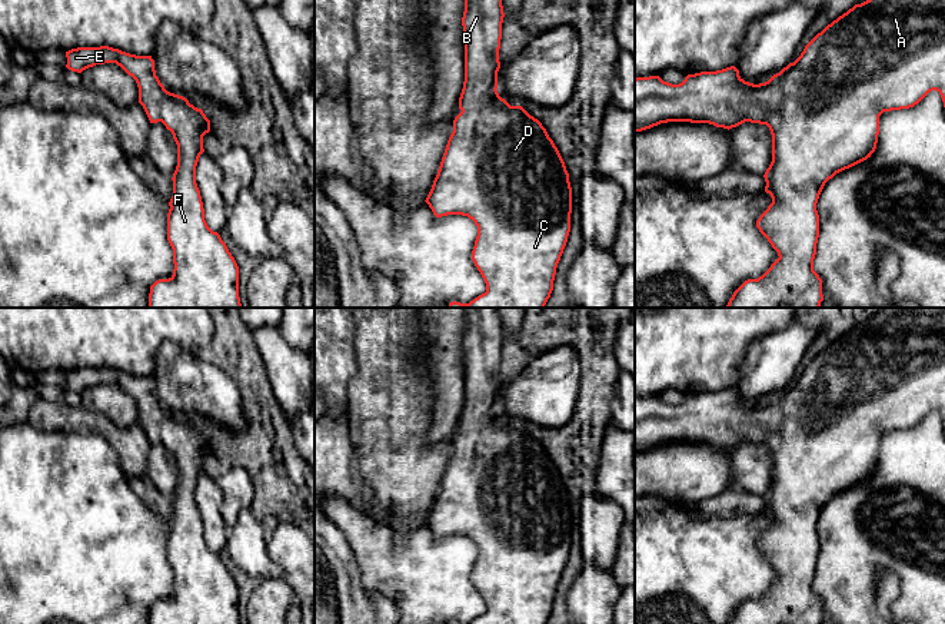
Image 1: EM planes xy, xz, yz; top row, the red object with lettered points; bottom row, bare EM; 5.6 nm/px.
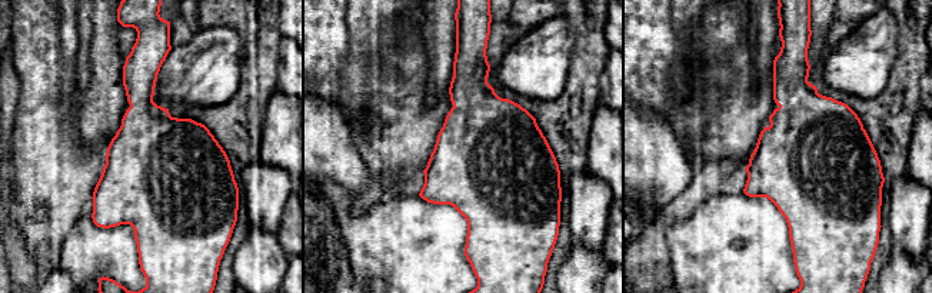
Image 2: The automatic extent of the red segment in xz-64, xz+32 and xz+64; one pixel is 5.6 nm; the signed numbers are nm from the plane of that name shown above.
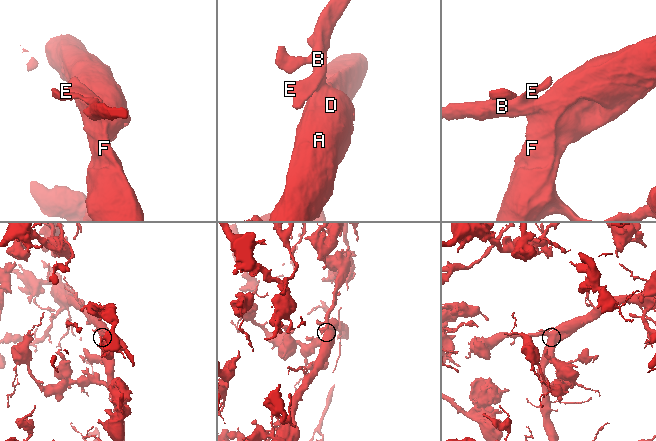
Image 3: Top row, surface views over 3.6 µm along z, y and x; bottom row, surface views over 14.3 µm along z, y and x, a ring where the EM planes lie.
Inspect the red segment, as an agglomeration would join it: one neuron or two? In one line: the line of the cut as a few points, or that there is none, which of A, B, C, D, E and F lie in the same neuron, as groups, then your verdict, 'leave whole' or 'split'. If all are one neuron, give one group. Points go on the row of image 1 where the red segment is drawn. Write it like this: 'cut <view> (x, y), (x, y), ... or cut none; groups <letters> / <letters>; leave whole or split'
cut none; groups A B C D E F; leave whole

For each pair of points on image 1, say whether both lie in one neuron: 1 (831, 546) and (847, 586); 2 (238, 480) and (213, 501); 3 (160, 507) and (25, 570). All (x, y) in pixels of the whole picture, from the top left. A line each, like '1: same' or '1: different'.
1: same
2: different
3: different

